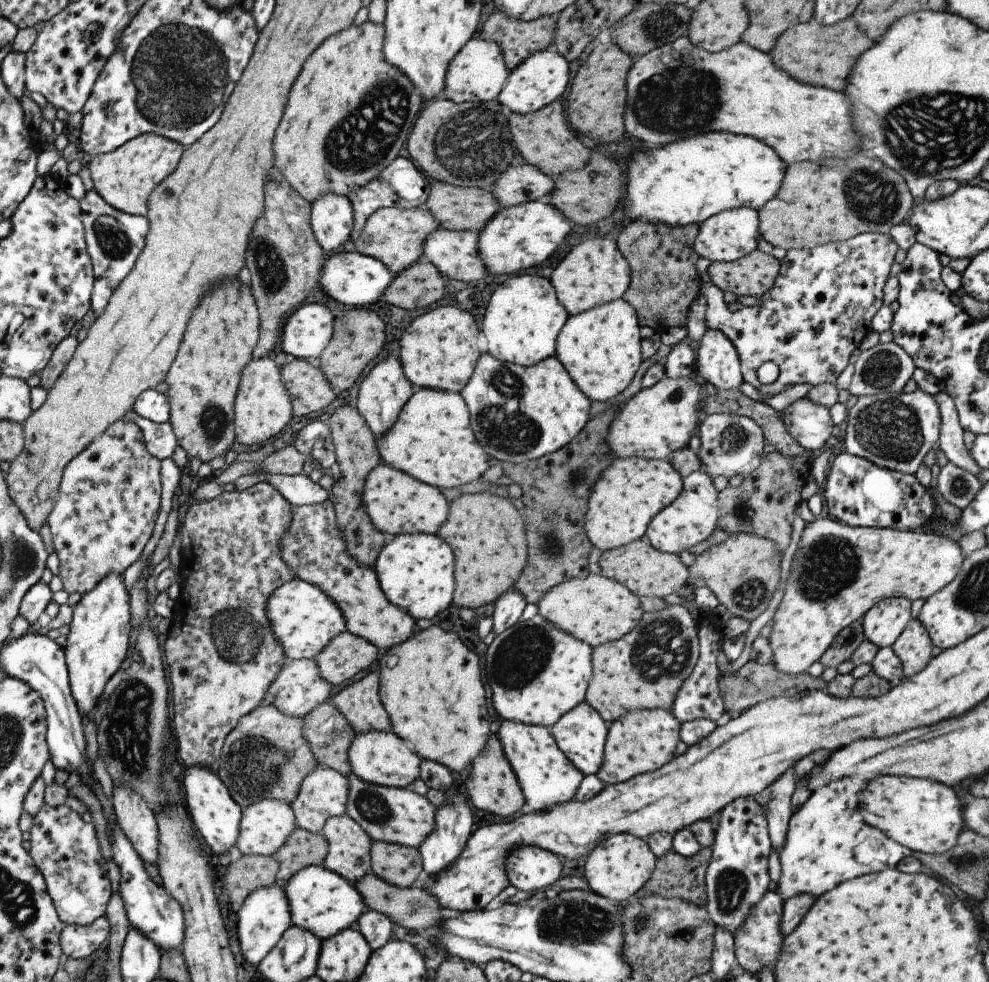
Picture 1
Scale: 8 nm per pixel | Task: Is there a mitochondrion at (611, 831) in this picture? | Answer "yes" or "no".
no

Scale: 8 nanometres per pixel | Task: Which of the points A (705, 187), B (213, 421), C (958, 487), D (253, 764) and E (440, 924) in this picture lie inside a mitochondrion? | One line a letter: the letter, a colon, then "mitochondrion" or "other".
A: other
B: mitochondrion
C: mitochondrion
D: mitochondrion
E: other

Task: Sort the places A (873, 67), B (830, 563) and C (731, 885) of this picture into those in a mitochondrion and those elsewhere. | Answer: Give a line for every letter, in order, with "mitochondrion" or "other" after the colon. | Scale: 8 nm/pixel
A: other
B: mitochondrion
C: mitochondrion

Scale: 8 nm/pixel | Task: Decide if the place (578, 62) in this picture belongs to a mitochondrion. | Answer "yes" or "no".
no

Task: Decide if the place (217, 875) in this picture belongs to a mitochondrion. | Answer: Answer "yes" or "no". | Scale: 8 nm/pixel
no

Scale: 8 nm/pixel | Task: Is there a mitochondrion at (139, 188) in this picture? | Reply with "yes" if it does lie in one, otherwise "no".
no

